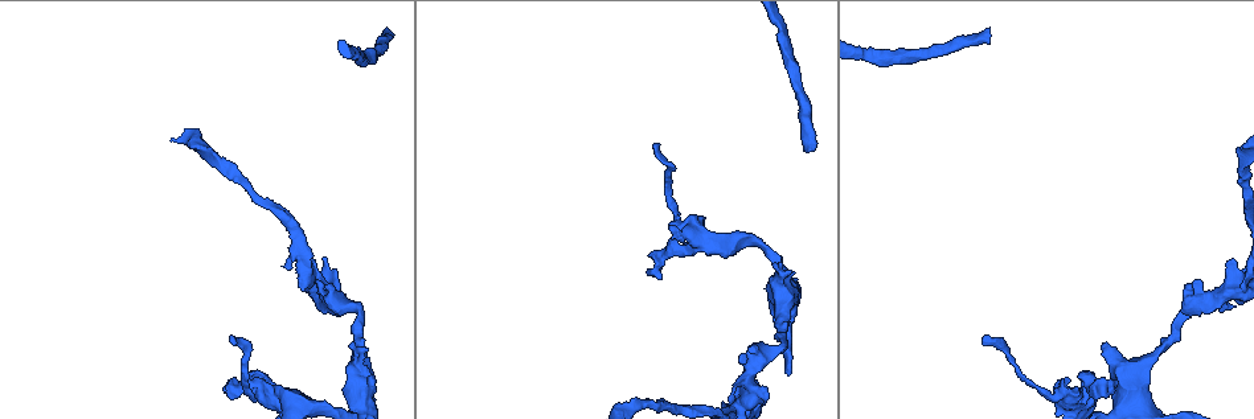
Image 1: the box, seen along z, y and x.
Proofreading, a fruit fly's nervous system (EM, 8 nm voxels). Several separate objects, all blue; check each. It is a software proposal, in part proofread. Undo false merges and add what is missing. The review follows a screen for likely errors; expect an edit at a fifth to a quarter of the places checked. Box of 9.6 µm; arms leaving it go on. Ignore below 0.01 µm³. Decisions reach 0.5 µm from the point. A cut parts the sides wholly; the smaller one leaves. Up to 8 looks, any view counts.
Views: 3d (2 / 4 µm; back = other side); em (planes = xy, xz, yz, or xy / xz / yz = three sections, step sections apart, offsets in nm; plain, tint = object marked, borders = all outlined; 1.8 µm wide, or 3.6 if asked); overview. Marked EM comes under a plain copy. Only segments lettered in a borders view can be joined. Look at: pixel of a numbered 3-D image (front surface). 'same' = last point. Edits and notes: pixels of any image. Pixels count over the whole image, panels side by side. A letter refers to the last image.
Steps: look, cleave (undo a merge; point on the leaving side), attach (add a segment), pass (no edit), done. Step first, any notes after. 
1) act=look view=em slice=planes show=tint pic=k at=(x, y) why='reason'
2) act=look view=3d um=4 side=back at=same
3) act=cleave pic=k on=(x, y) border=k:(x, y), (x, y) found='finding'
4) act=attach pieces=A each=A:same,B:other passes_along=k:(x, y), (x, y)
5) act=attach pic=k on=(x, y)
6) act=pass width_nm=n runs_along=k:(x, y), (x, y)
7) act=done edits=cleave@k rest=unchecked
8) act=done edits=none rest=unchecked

act=look view=3d um=2 pic=1 at=(1238, 289) why='calibre changes'

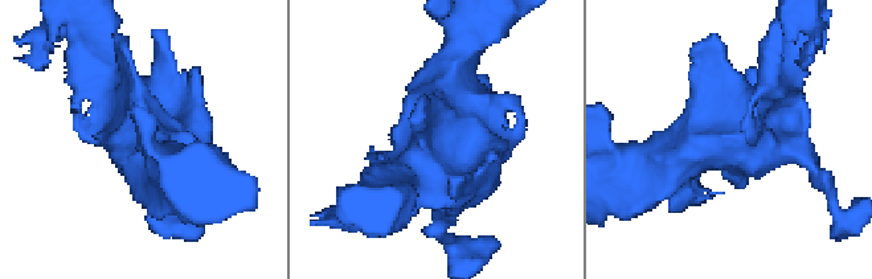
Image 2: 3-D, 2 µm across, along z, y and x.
act=look view=em slice=planes show=borders pic=2 at=(437, 140) why='need the tissue'

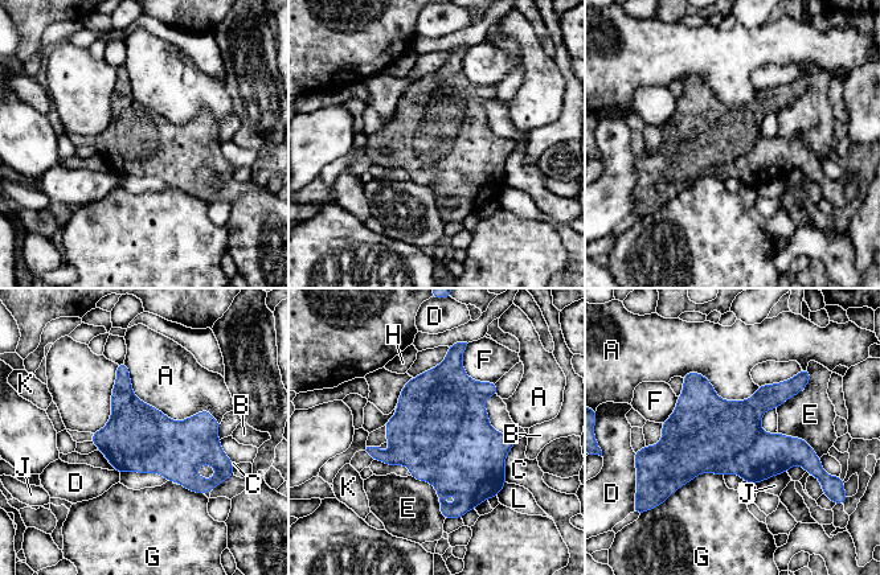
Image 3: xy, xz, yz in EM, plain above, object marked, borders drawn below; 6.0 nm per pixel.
act=pass each=A:other,B:other,C:other,D:other,E:other,F:other,G:other,H:other,J:other,K:other,L:other border=3:(123, 362), (146, 403), (220, 423) found='continuous, no second neuron'

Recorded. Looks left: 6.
act=look view=em slice=planes show=borders pic=1 at=(224, 390) why='free end'

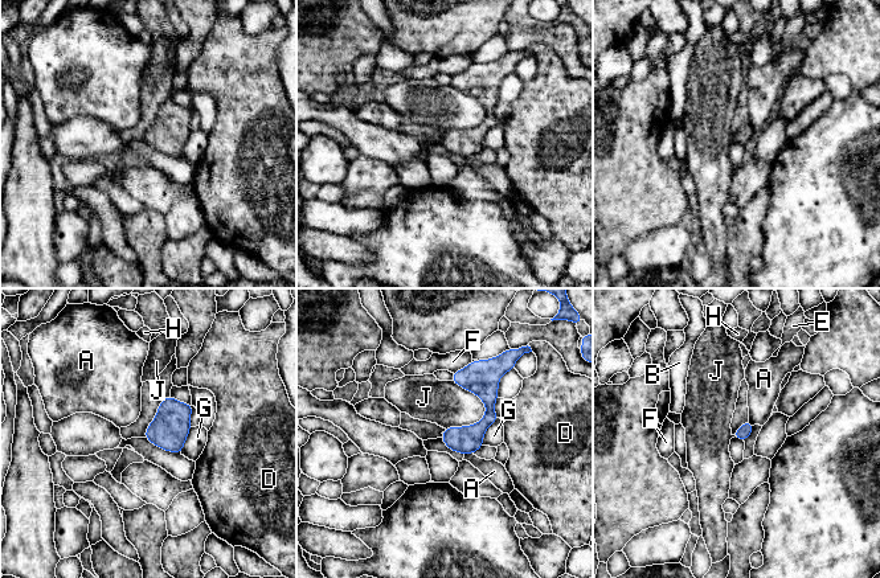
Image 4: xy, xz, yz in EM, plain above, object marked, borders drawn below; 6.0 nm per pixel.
act=pass each=A:other,B:other,D:other,E:other,F:other,G:other,H:other,J:other border=4:(451, 380), (482, 401), (477, 423) found='no lettered segment goes on from it'

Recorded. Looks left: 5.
act=look view=3d um=4 pic=1 at=(808, 152) why='branch stops here'

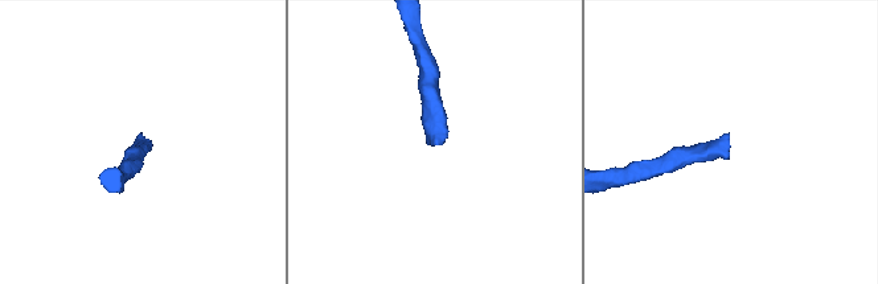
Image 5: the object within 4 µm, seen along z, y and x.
act=look view=em slice=xy step=8 show=borders pic=5 at=(138, 135) why='need the tissue'

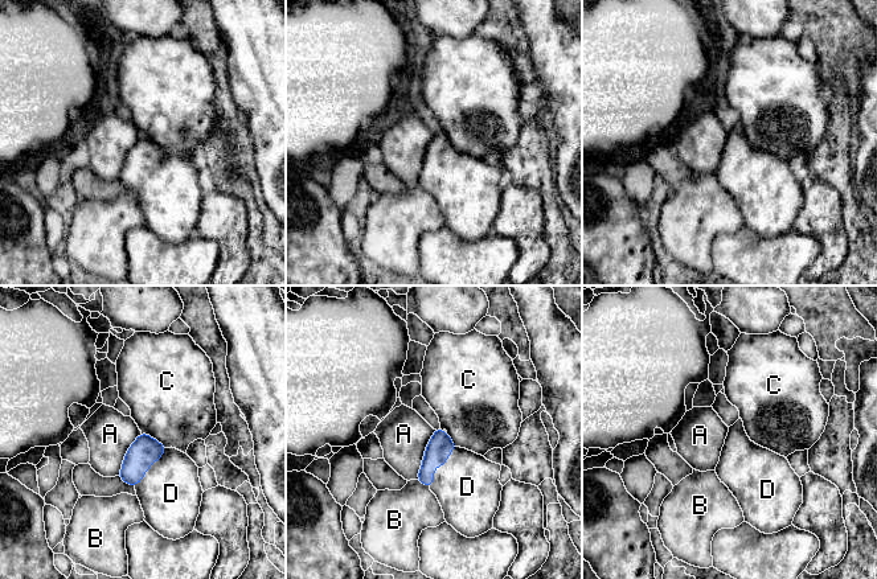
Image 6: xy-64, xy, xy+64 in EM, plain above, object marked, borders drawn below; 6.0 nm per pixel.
act=look view=em slice=planes show=borders at=same why='another direction'

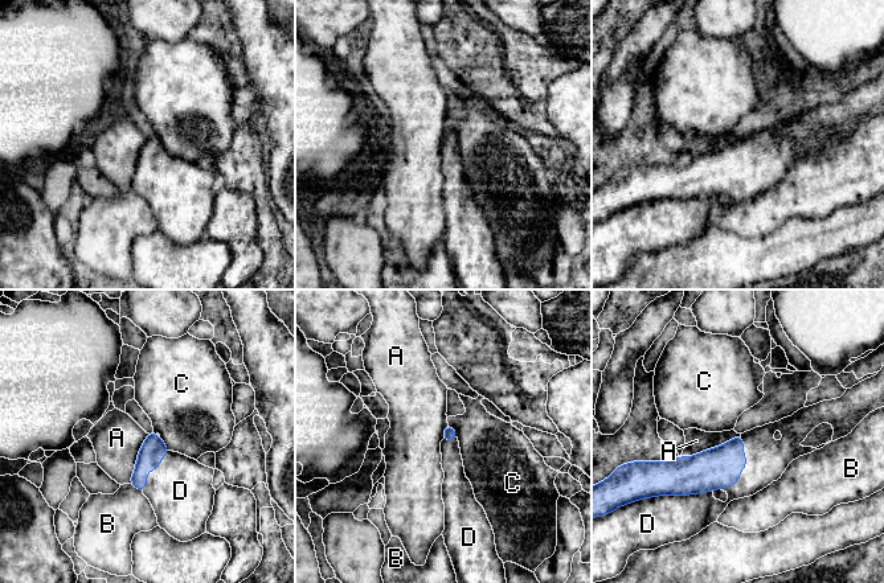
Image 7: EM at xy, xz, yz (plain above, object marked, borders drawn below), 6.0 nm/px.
act=attach pieces=D each=A:other,B:other,C:other,D:same found='it goes on there'

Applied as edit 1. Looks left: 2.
act=done edits=attach@7 rest=unchecked

